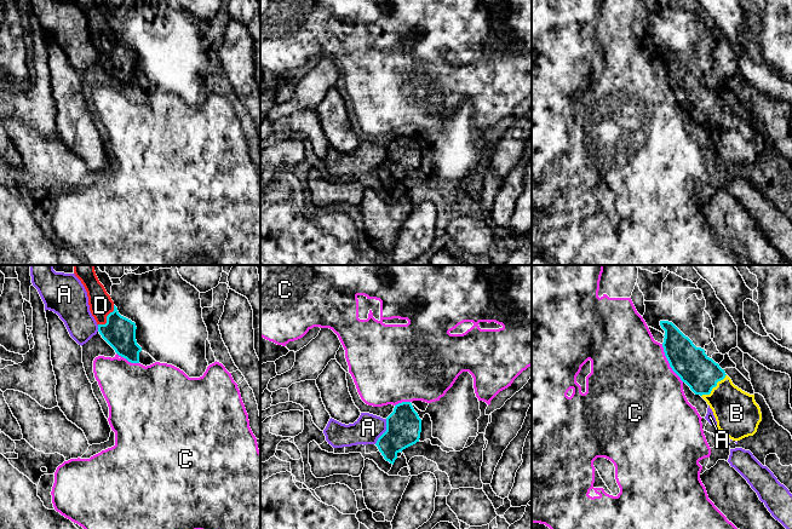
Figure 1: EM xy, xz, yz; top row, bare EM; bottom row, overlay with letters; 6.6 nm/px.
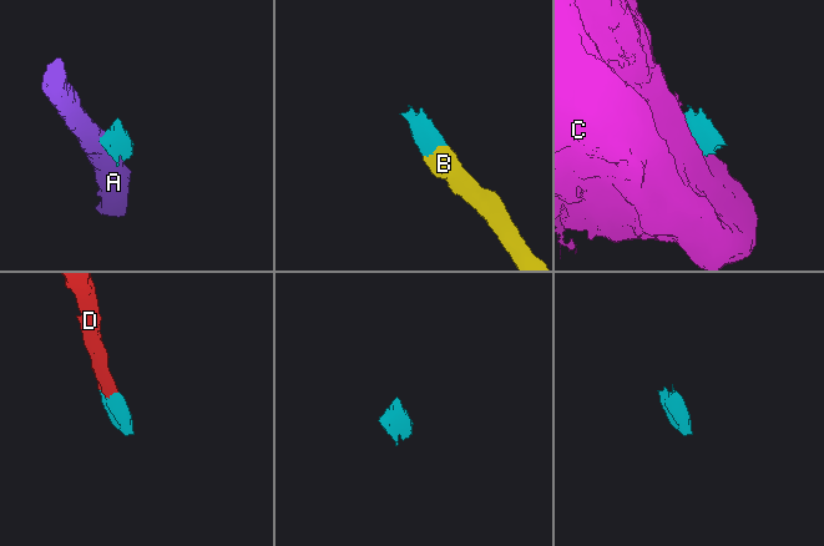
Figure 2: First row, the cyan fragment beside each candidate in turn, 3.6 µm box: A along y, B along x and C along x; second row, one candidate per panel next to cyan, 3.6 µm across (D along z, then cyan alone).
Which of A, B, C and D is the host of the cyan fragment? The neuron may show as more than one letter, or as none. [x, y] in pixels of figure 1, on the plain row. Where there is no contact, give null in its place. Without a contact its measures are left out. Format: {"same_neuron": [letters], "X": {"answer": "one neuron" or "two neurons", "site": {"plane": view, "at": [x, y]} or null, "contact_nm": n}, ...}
{"same_neuron": ["B", "D"], "A": {"answer": "two neurons", "site": {"plane": "xz", "at": [385, 160]}, "contact_nm": 190}, "B": {"answer": "one neuron", "site": {"plane": "yz", "at": [713, 115]}, "contact_nm": 220}, "C": {"answer": "two neurons", "site": {"plane": "yz", "at": [669, 91]}, "contact_nm": 300}, "D": {"answer": "one neuron", "site": {"plane": "xy", "at": [107, 46]}, "contact_nm": 170}}

